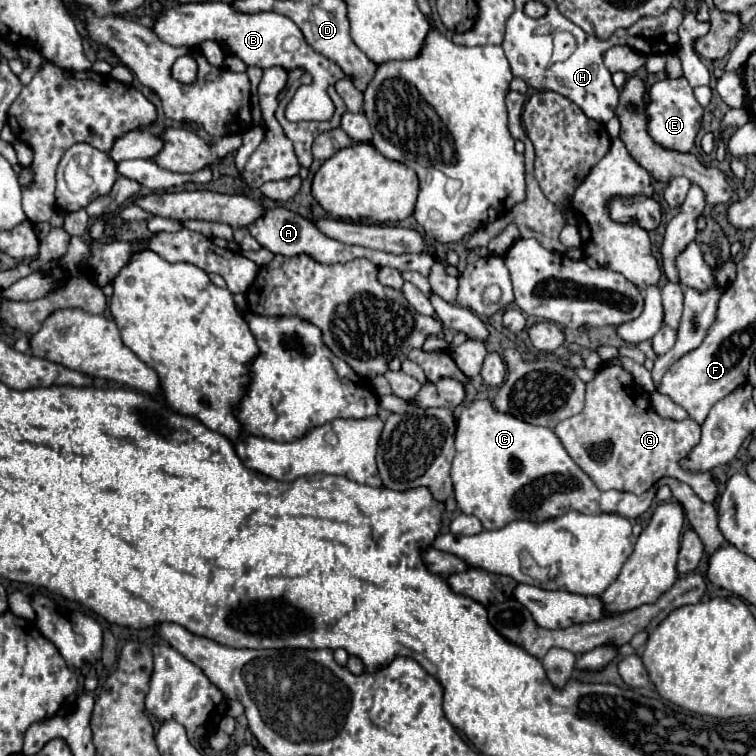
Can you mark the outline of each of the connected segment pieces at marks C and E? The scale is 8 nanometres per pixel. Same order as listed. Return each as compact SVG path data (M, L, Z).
M480 399L464 407L458 429L456 429L456 457L452 461L452 483L454 483L454 495L456 503L462 513L474 515L480 519L484 529L502 529L510 521L524 519L532 523L548 521L552 517L564 515L568 509L576 509L580 513L618 513L622 517L638 517L644 511L650 509L656 487L648 489L642 495L634 493L622 493L622 491L600 491L592 479L570 459L564 445L556 437L552 429L546 427L534 427L530 423L524 423L512 415L494 411L492 403L488 399Z
M666 77L662 81L656 81L648 93L646 93L646 117L648 117L648 135L654 143L658 143L664 149L672 149L678 153L688 153L690 147L694 147L694 137L700 129L702 121L702 105L696 101L692 87L688 85L686 77Z

